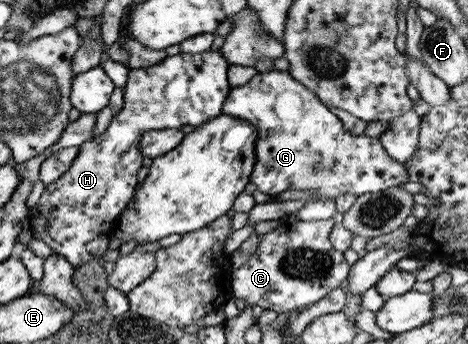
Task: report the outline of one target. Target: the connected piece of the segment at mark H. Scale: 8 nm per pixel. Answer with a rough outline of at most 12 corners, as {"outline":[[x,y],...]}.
{"outline":[[218,49],[128,69],[123,107],[28,209],[75,268],[138,185],[145,131],[196,128],[231,89]]}

